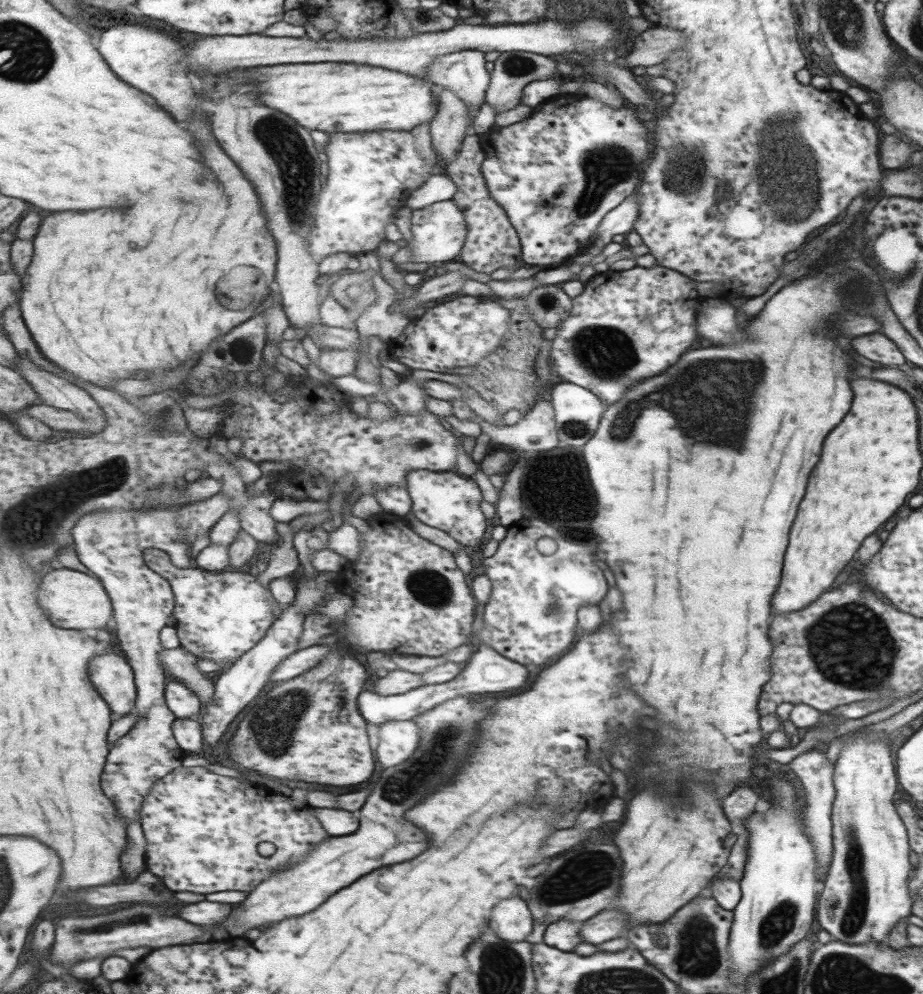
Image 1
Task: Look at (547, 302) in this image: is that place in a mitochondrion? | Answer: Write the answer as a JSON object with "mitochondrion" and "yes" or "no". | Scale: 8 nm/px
{"mitochondrion":"yes"}

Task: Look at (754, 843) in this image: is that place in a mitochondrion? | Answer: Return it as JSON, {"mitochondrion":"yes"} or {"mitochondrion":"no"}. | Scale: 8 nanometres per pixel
{"mitochondrion":"no"}

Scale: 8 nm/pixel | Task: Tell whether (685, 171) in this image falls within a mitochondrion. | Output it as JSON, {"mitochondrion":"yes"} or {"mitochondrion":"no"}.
{"mitochondrion":"yes"}

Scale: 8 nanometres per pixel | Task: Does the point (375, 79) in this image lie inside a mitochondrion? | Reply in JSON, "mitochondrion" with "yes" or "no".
{"mitochondrion":"no"}

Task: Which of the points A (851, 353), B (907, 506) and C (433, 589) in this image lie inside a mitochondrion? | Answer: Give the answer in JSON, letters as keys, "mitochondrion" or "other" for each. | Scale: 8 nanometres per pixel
{"A":"other","B":"other","C":"mitochondrion"}

